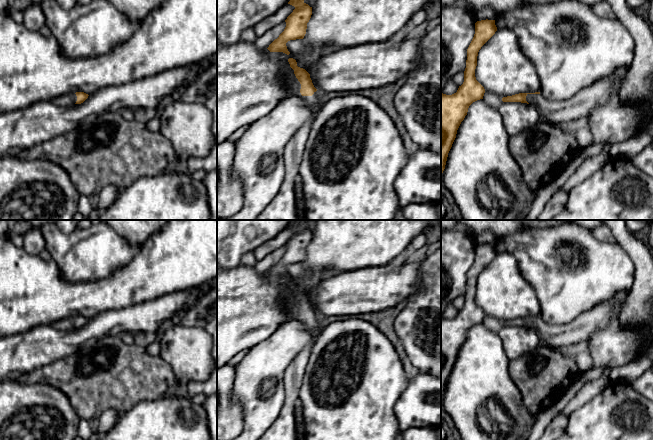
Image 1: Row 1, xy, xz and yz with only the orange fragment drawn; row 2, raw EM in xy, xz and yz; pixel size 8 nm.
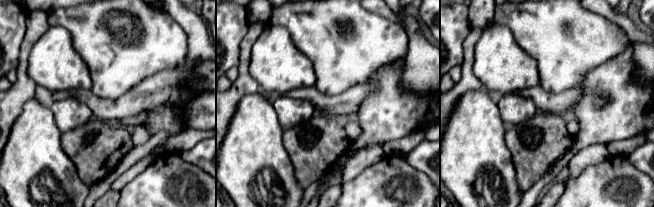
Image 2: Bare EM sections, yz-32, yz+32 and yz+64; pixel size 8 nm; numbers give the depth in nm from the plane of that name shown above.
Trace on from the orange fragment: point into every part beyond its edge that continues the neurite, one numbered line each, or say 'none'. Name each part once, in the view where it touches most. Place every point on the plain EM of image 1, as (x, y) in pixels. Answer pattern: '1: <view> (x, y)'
1: xz (284, 427)

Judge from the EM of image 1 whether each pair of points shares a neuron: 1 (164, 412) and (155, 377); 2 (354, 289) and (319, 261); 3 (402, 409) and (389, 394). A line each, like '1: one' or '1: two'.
1: two
2: two
3: two

